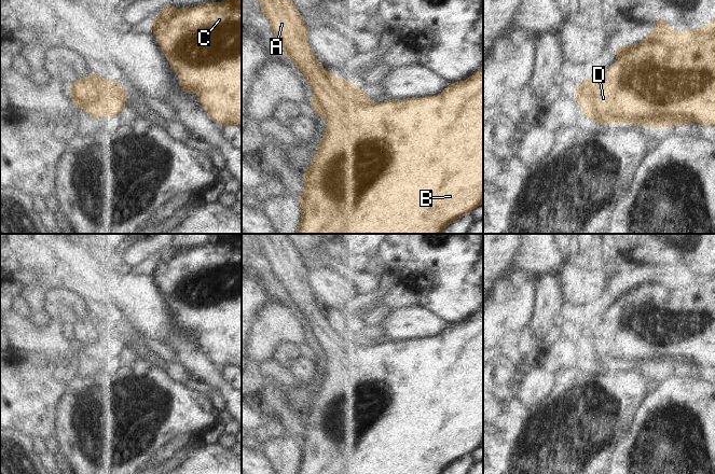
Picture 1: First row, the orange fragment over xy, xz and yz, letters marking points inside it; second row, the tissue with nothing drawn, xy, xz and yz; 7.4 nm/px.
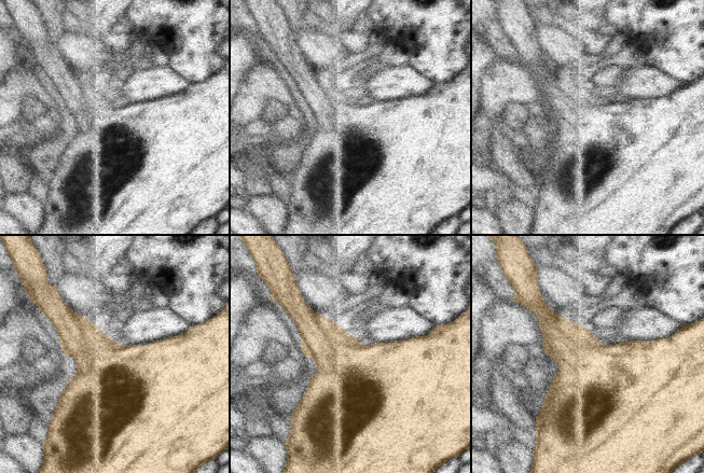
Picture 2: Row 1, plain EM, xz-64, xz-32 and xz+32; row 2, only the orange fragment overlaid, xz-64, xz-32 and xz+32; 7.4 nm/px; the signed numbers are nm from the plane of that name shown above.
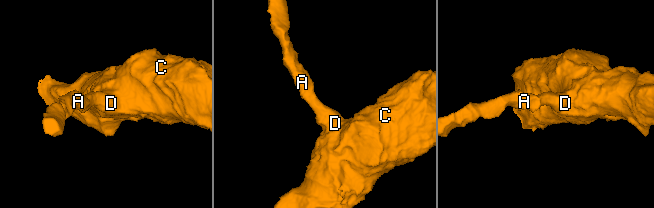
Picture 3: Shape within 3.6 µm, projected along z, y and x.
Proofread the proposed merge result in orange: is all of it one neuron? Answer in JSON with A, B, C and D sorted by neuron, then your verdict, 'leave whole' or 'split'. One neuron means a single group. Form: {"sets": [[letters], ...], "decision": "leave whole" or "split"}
{"sets": [["A", "B", "C", "D"]], "decision": "leave whole"}

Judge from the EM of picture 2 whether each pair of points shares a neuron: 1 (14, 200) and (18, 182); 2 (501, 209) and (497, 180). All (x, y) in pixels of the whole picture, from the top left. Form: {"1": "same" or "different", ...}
{"1": "different", "2": "different"}

